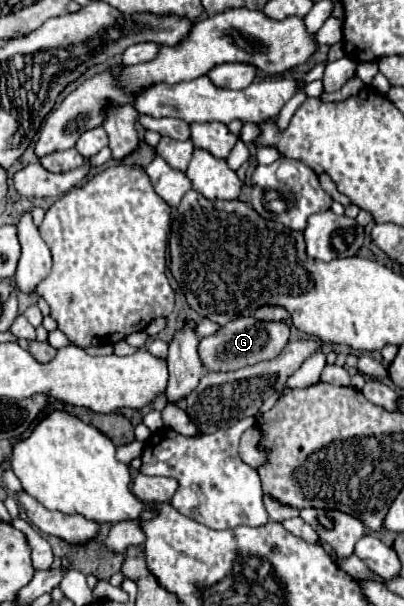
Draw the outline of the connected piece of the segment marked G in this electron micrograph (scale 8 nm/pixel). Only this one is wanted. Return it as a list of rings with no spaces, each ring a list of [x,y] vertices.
[[[238,317],[220,327],[218,333],[200,341],[200,359],[212,371],[234,371],[246,365],[256,365],[266,359],[274,359],[288,343],[288,321],[258,321],[254,317]]]

